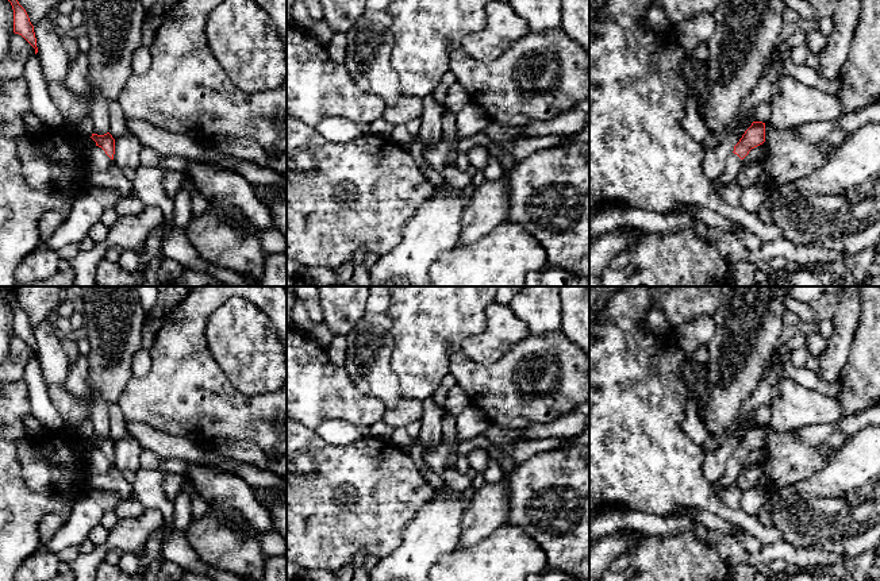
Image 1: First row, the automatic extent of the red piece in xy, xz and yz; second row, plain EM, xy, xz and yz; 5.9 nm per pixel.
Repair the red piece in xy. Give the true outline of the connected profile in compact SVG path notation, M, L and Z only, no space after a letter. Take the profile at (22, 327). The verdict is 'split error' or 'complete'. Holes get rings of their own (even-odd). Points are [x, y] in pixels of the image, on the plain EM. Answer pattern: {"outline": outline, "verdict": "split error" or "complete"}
{"outline": "M3 289L7 296L7 303L11 305L14 312L14 335L22 338L38 355L36 340L34 335L34 328L26 312L19 307L16 295L14 289Z", "verdict": "complete"}

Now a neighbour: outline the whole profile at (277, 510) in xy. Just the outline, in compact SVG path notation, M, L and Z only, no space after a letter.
M276 489L278 492L278 500L272 504L264 504L272 517L274 530L287 542L287 490Z

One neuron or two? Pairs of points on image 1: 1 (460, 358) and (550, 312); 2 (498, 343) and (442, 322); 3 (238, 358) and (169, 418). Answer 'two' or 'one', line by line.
1: two
2: two
3: two

